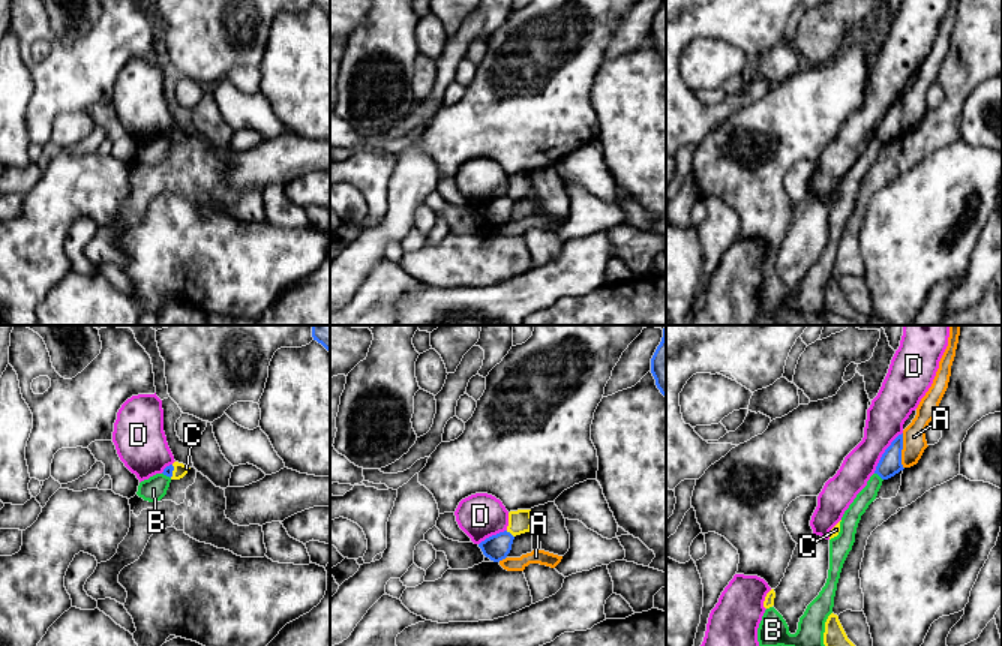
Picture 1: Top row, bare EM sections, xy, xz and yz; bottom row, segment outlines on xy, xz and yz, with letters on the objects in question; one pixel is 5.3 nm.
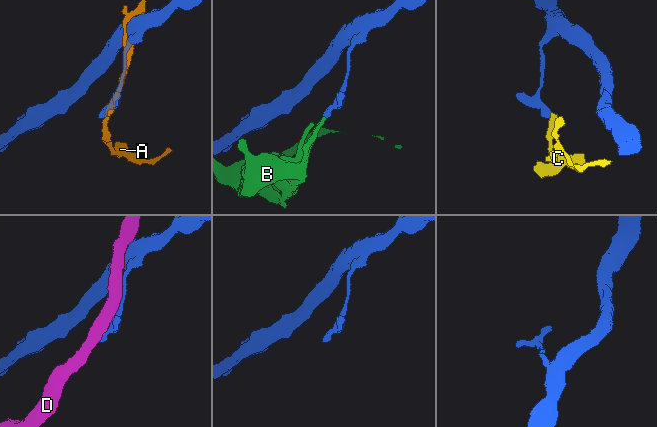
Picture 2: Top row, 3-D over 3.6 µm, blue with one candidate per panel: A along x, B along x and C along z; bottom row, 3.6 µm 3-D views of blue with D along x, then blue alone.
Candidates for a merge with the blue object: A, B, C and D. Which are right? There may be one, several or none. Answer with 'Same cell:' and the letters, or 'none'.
Same cell: none

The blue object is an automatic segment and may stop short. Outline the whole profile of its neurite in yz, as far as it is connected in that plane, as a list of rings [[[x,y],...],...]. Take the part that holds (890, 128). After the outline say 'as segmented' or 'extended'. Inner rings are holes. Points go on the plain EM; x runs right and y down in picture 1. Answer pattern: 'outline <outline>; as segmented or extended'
outline [[[903,97],[898,99],[891,109],[882,118],[874,138],[878,138],[882,144],[888,144],[903,135],[902,129],[902,114],[903,114]]]; as segmented

